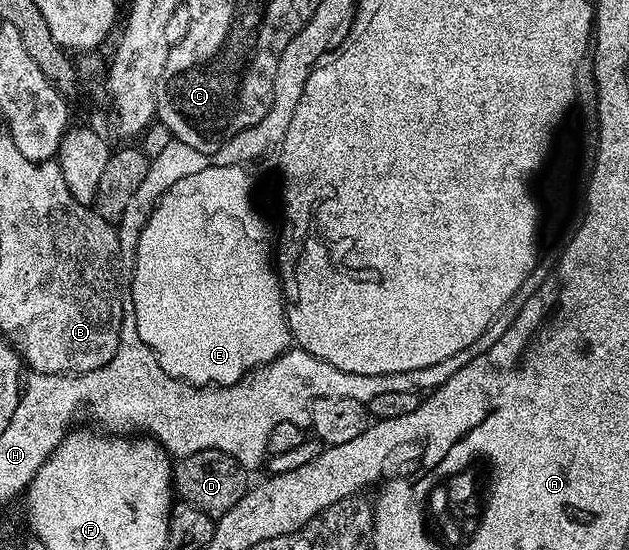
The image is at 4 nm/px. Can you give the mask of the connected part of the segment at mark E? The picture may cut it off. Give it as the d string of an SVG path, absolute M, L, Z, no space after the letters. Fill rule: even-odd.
M211 163L208 169L200 169L200 173L192 173L192 177L184 177L173 183L168 193L160 197L140 233L140 241L134 254L134 278L128 283L132 305L136 305L136 333L140 333L140 341L144 341L148 349L152 349L164 373L203 389L211 385L230 387L233 383L239 383L251 371L270 363L292 347L290 320L286 317L286 300L282 297L282 281L276 266L276 235L275 232L274 235L270 232L269 221L258 212L258 207L254 204L254 179L246 171L249 170L241 163L236 165Z

